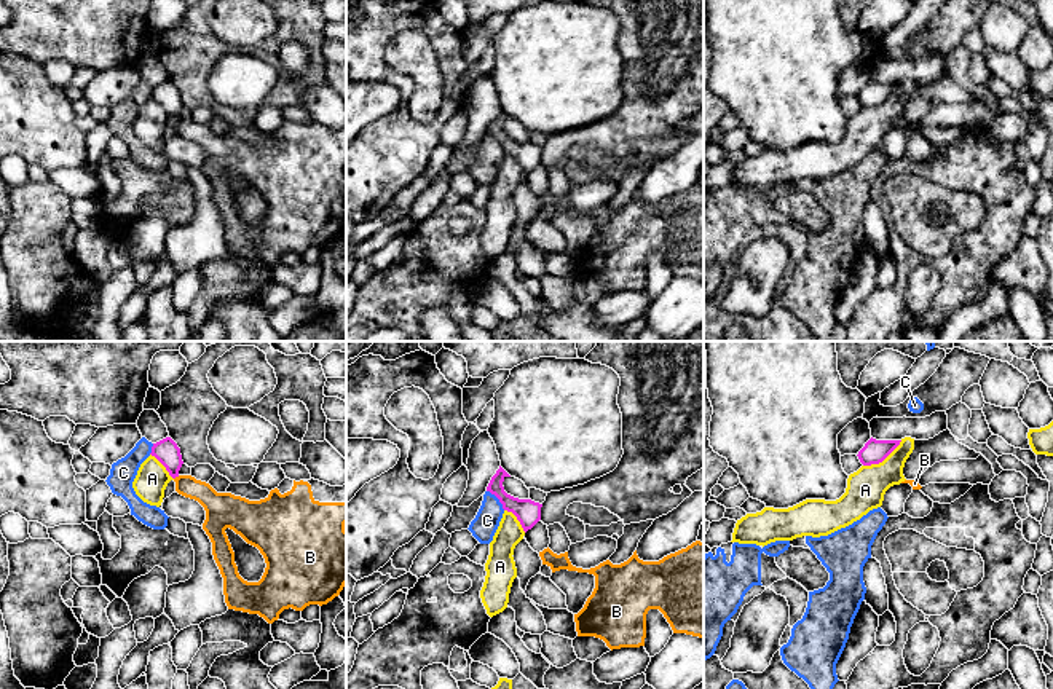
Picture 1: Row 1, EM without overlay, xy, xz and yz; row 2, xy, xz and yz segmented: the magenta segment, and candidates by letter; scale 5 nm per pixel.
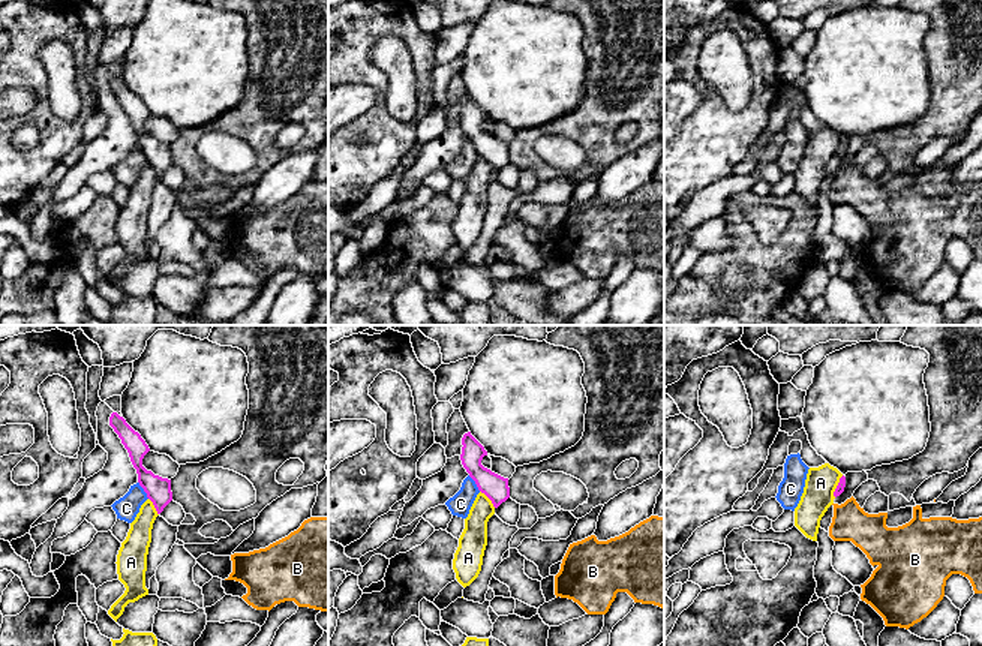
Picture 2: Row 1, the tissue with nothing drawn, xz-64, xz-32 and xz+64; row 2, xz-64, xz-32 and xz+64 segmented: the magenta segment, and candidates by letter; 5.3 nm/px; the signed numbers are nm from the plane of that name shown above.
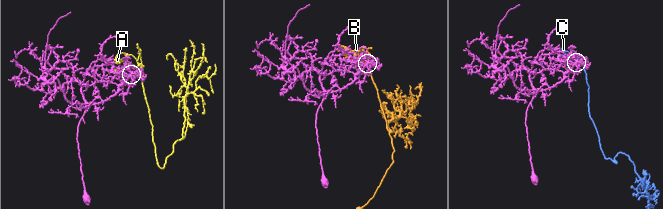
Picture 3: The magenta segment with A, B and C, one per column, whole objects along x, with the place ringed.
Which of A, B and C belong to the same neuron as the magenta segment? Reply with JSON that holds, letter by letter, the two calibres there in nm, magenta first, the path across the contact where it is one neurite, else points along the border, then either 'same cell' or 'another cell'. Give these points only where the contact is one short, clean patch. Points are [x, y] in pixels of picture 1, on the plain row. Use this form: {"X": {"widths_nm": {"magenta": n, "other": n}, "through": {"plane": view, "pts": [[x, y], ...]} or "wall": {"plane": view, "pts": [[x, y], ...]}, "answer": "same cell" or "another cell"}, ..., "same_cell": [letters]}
{"A": {"widths_nm": {"magenta": 120, "other": 190}, "wall": {"plane": "yz", "pts": [[902, 83], [881, 104], [863, 109]]}, "answer": "another cell"}, "B": {"widths_nm": {"magenta": 120, "other": 130}, "answer": "another cell"}, "C": {"widths_nm": {"magenta": 130, "other": 130}, "wall": {"plane": "xz", "pts": [[487, 133], [504, 152]]}, "answer": "another cell"}, "same_cell": []}

